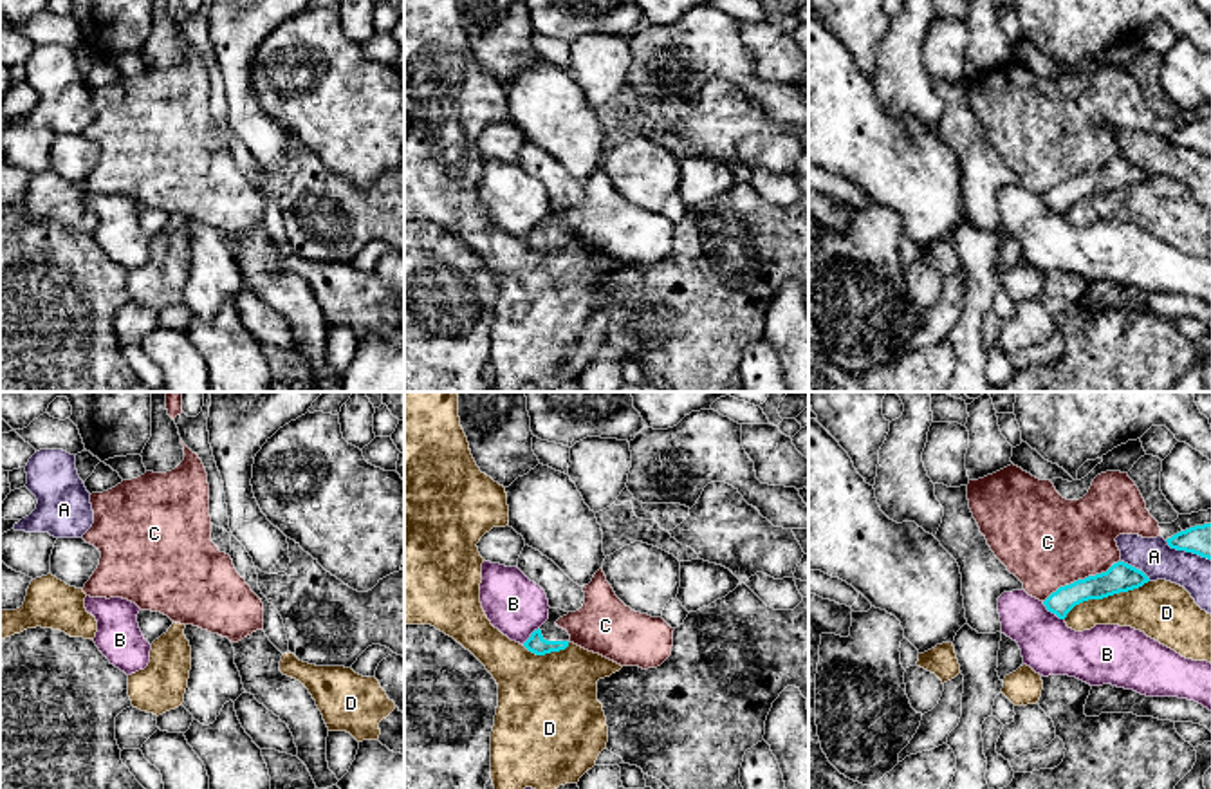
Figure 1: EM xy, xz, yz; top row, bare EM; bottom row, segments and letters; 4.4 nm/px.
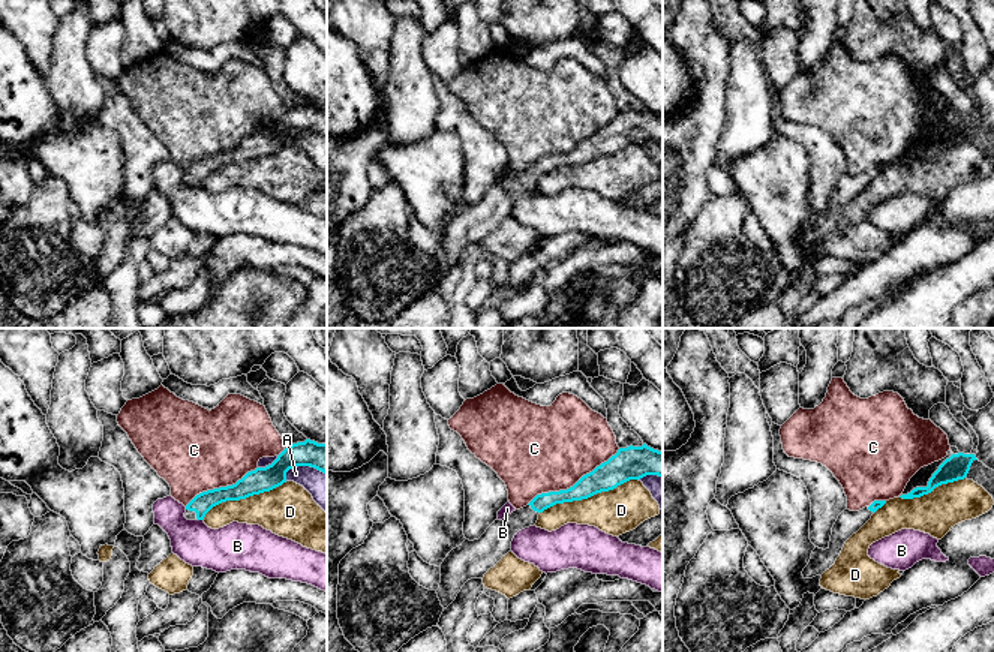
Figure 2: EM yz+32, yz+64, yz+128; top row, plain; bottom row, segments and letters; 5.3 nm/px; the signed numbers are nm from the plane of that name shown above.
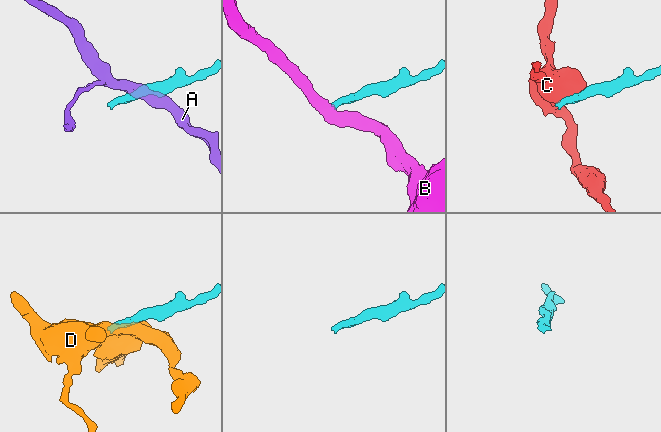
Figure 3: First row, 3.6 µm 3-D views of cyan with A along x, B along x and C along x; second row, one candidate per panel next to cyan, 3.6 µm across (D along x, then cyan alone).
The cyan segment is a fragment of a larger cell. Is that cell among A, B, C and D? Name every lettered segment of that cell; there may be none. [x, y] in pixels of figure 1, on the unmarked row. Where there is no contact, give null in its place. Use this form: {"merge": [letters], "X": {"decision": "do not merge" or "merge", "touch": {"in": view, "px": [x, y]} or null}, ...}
{"merge": [], "A": {"decision": "do not merge", "touch": {"in": "yz", "px": [1134, 163]}}, "B": {"decision": "do not merge", "touch": {"in": "yz", "px": [1053, 208]}}, "C": {"decision": "do not merge", "touch": {"in": "yz", "px": [1081, 176]}}, "D": {"decision": "do not merge", "touch": {"in": "yz", "px": [1105, 192]}}}

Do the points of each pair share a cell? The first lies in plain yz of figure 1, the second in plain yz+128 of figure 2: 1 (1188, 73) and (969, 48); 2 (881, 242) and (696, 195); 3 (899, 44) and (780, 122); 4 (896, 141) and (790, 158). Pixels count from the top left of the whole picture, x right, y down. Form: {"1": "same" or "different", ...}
{"1": "different", "2": "different", "3": "different", "4": "same"}

